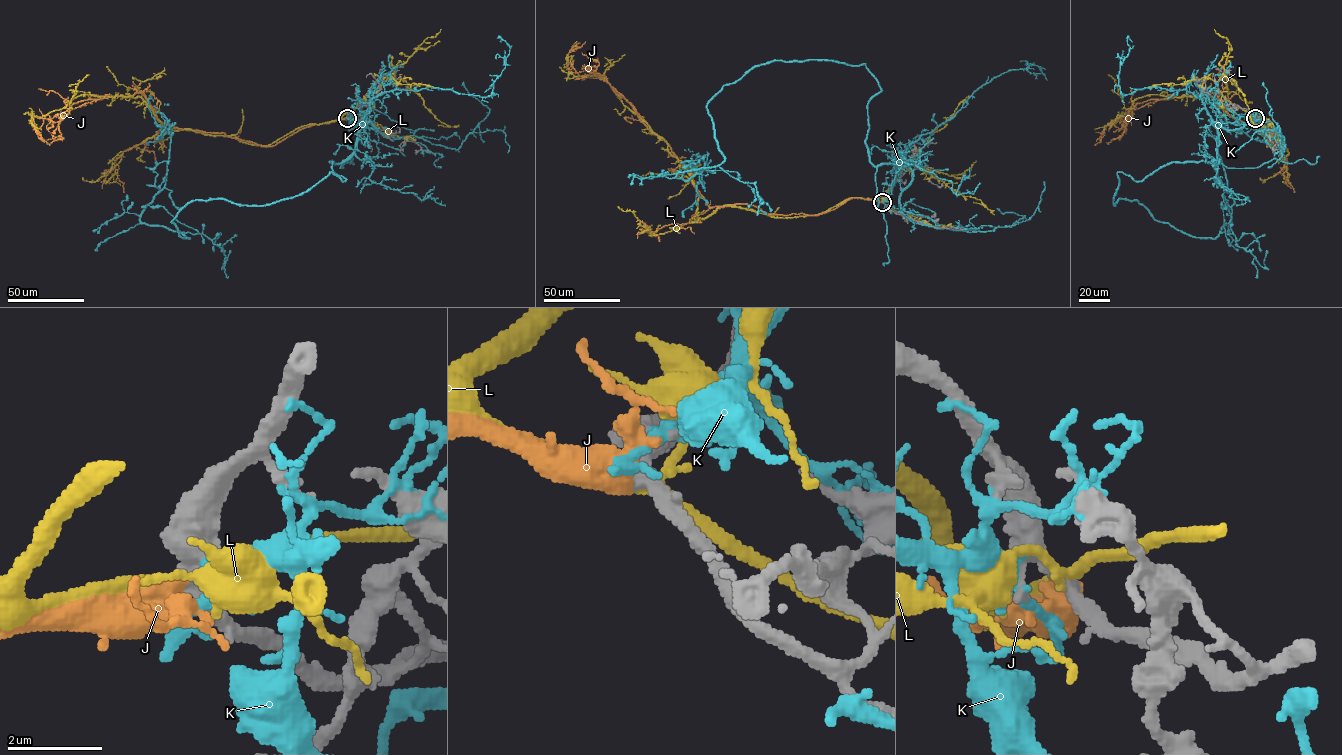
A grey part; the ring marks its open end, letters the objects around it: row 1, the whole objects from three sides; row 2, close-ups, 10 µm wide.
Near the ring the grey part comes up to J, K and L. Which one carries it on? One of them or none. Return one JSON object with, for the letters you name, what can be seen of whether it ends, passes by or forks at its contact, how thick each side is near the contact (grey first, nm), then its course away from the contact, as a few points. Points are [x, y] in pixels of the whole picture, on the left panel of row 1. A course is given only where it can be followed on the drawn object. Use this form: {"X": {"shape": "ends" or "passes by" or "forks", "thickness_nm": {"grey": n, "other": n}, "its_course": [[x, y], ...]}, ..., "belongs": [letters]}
{"J": {"shape": "passes by", "thickness_nm": {"grey": 280, "other": 460}, "its_course": [[347, 118], [259, 146], [161, 123], [136, 93], [74, 102], [58, 121], [33, 117], [49, 145]]}, "belongs": ["J"]}

